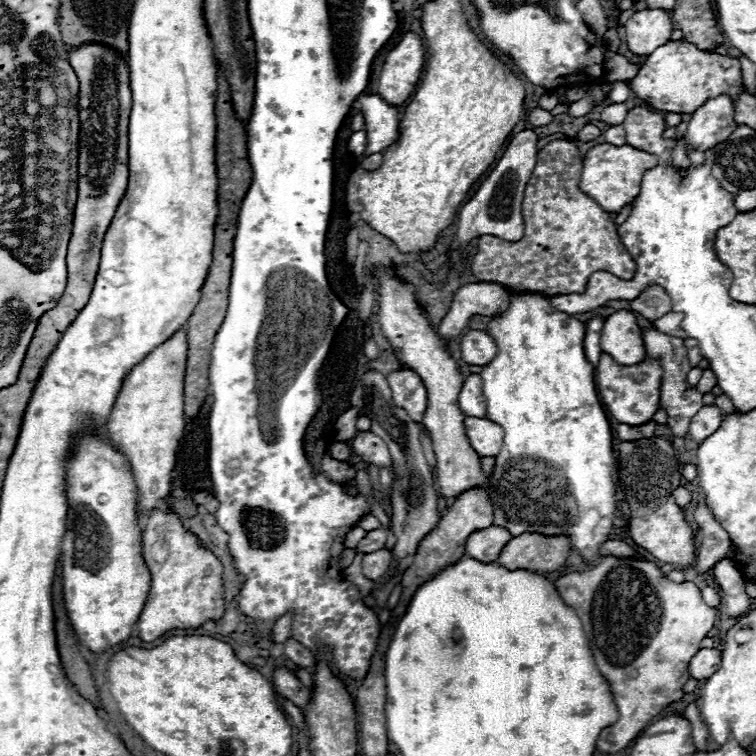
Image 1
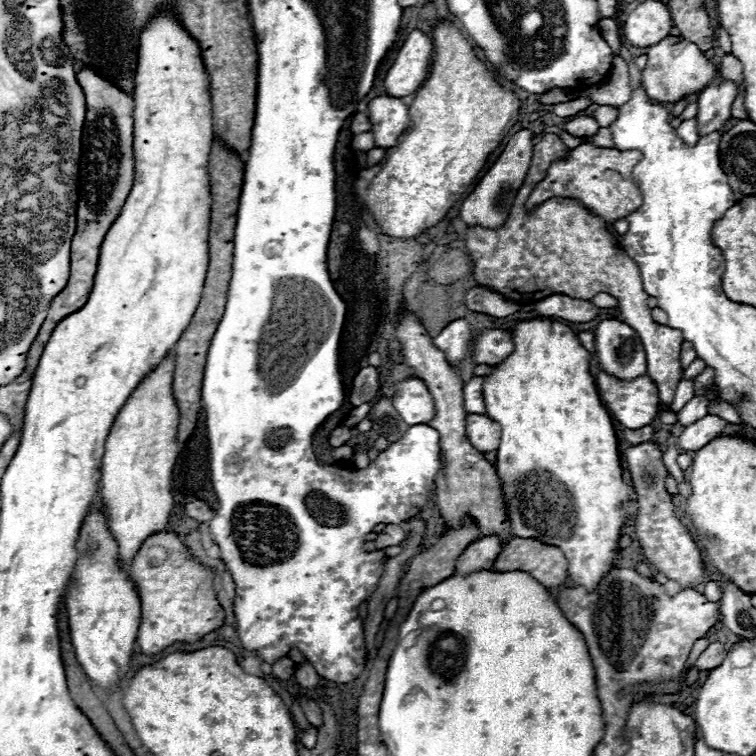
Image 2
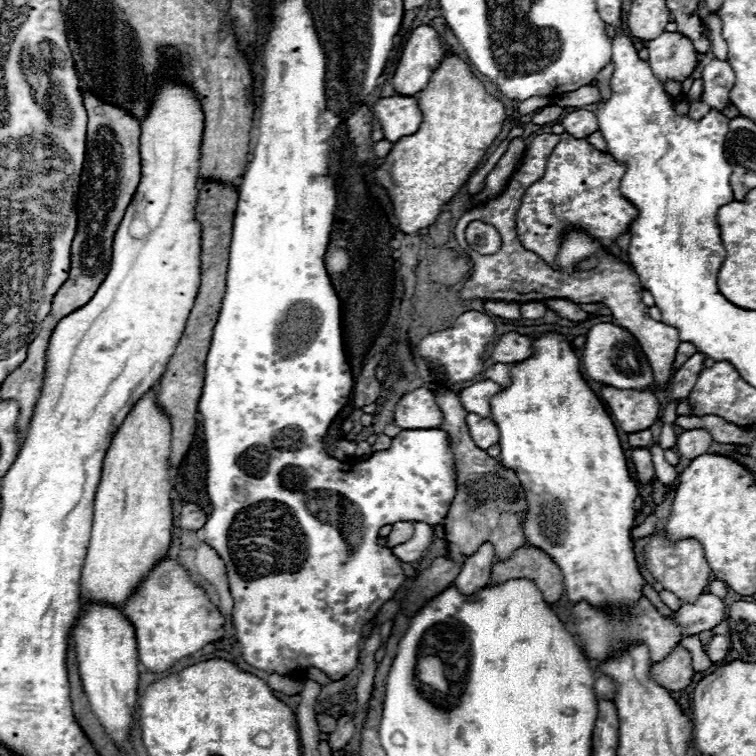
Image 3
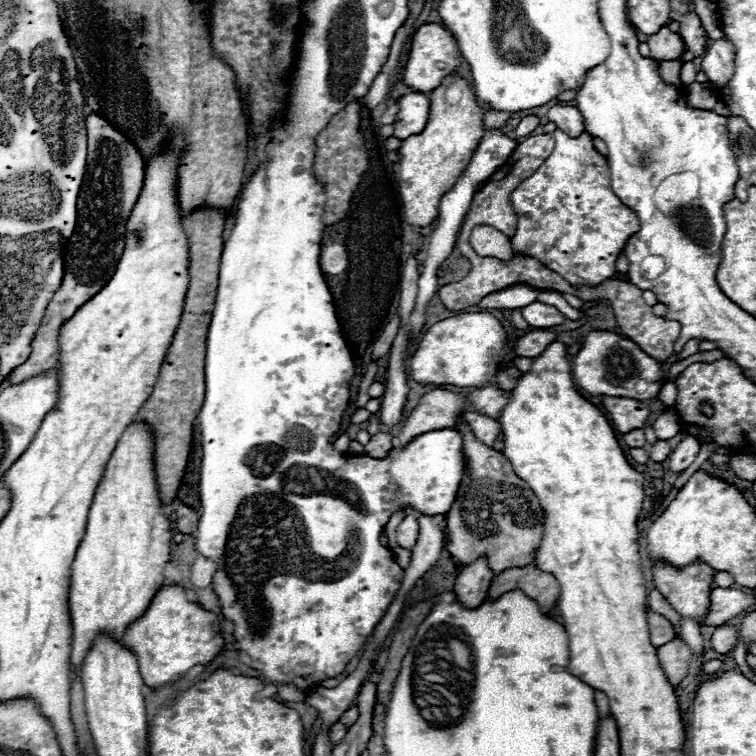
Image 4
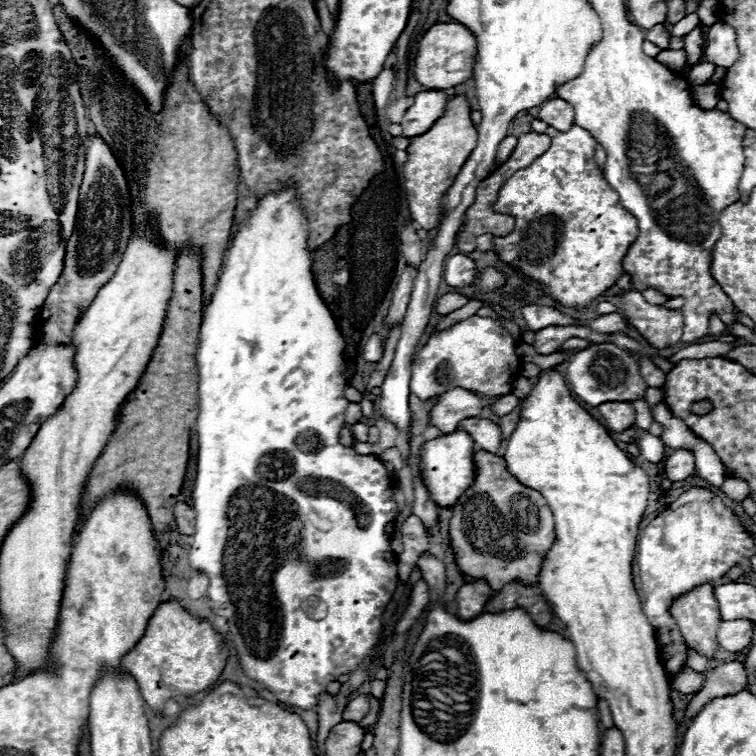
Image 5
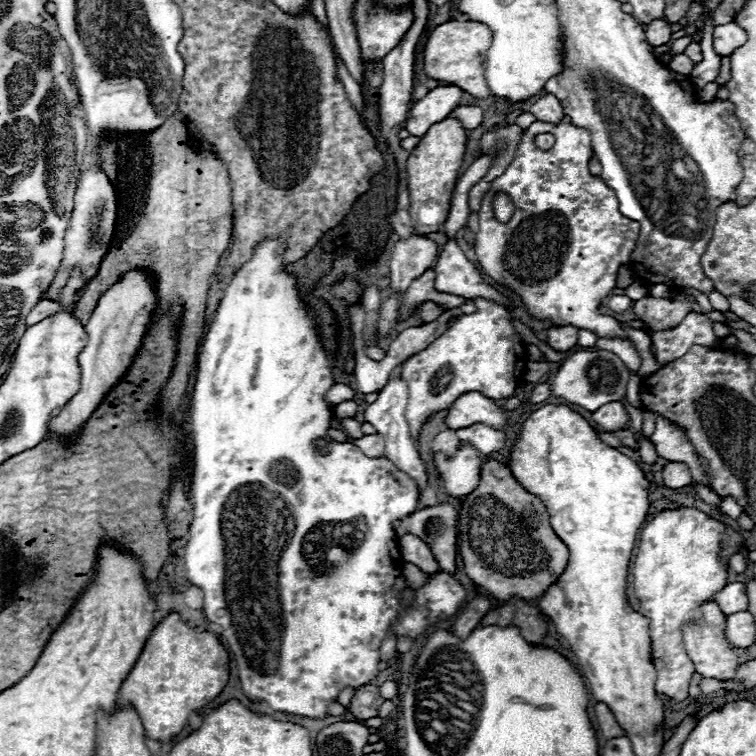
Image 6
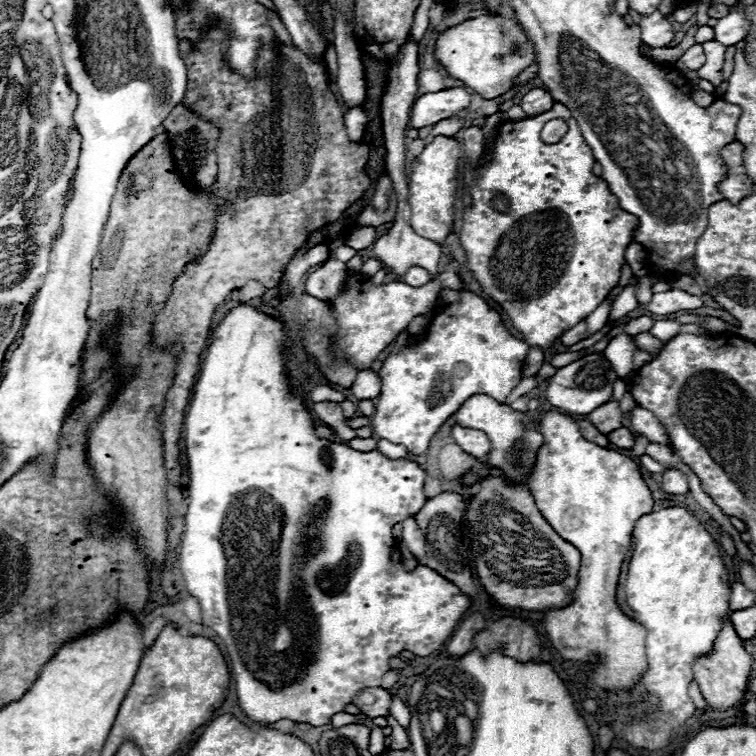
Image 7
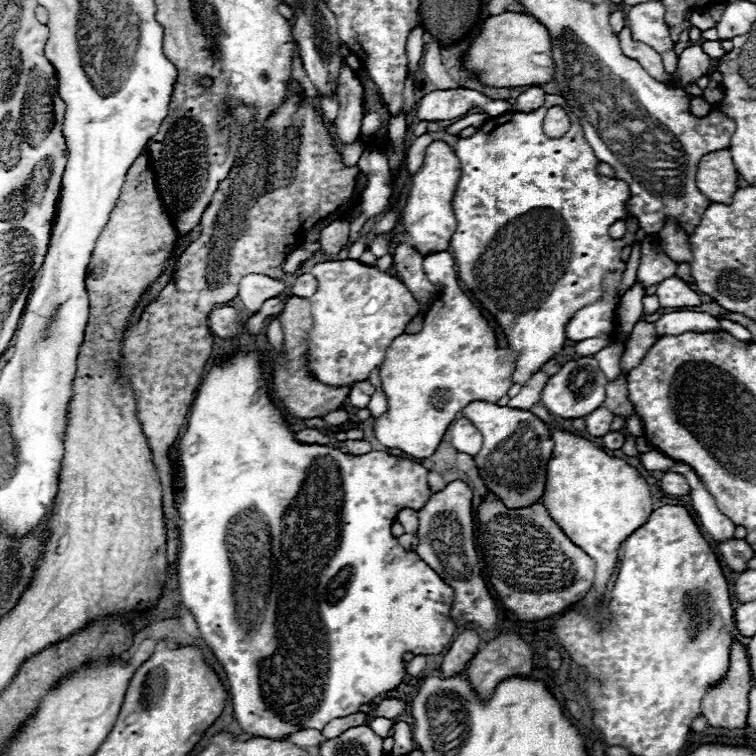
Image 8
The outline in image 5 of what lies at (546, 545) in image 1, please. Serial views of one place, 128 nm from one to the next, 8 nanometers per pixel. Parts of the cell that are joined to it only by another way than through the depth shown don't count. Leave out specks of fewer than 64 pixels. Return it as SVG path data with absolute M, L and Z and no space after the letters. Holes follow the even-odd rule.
M512 582L504 586L502 592L494 594L484 610L492 614L500 614L504 610L514 610L514 608L526 610L534 620L534 624L540 628L546 628L552 620L552 608L546 602L546 598L540 594L540 588L538 586L528 588L518 582Z

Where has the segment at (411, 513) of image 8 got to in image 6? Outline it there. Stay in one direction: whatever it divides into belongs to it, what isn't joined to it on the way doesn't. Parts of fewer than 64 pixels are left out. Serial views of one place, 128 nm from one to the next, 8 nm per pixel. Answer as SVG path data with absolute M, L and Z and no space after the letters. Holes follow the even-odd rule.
M404 534L404 536L398 538L398 544L400 544L402 558L406 562L416 564L424 574L436 574L440 570L438 564L434 562L434 556L432 556L430 548L420 538L416 538L412 534Z

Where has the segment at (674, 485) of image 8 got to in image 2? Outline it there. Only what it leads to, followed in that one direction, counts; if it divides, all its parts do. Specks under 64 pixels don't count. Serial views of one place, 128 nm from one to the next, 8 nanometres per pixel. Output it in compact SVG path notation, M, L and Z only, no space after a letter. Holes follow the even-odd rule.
M704 416L698 422L684 428L684 432L678 436L678 446L682 450L700 450L704 444L708 444L712 438L716 438L724 430L726 422L718 416Z

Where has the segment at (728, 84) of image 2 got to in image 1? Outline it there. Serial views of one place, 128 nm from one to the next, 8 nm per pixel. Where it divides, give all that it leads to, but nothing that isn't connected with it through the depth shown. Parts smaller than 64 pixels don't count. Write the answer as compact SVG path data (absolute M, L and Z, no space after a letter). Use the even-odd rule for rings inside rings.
M720 94L716 98L706 100L690 118L688 132L684 134L684 140L696 148L696 150L708 150L716 144L724 142L734 130L734 106L730 96Z

